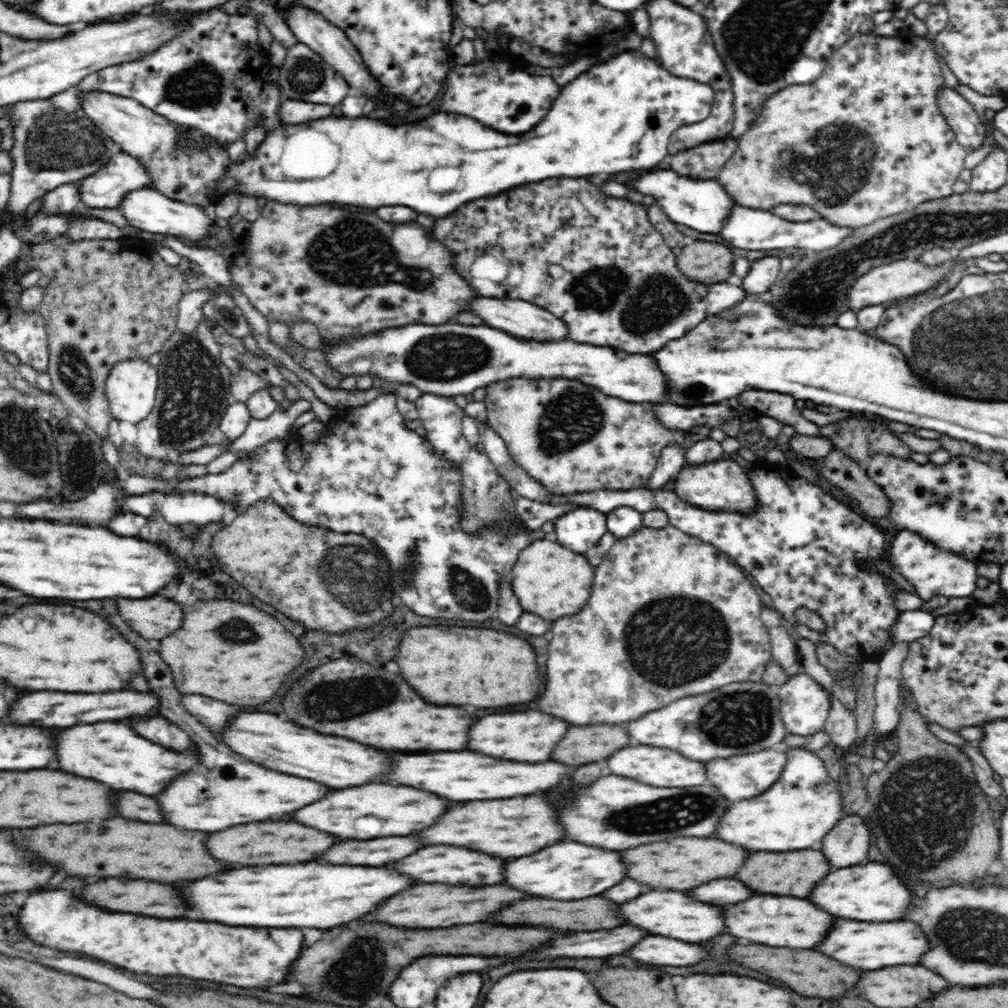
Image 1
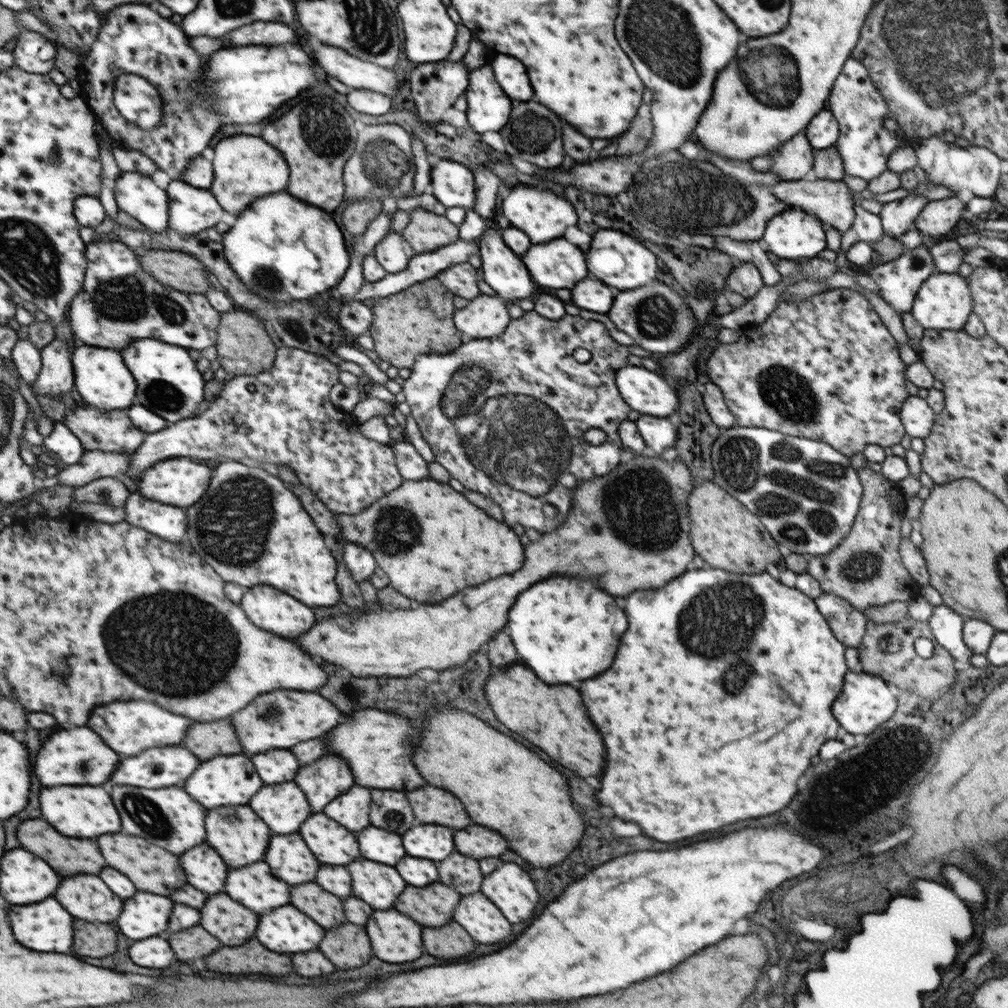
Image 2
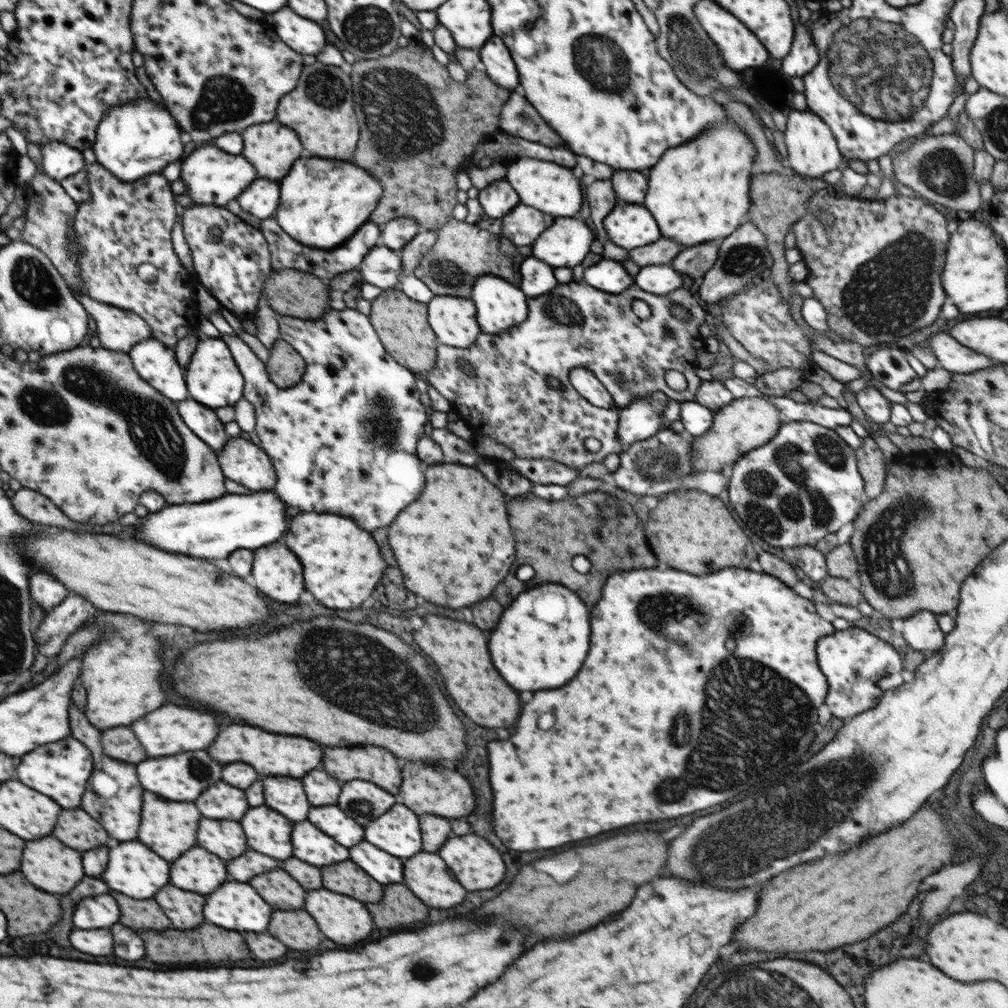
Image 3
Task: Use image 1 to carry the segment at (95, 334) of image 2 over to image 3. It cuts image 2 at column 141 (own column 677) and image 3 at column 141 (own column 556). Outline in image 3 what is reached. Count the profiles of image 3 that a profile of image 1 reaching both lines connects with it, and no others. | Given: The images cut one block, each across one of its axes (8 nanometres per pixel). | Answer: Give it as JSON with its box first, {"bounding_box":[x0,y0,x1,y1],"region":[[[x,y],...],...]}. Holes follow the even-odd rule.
{"bounding_box":[74,163,200,347],"region":[[[99,163],[87,166],[86,172],[88,172],[92,196],[90,201],[79,204],[74,222],[75,234],[78,237],[77,244],[84,250],[84,278],[88,278],[88,282],[84,282],[84,286],[88,286],[86,296],[142,315],[152,326],[154,331],[152,337],[168,344],[168,347],[173,347],[178,344],[178,336],[174,328],[189,324],[188,314],[192,314],[192,310],[197,321],[200,315],[196,314],[194,308],[196,304],[192,302],[194,286],[188,286],[190,274],[186,272],[182,262],[178,262],[178,256],[174,254],[170,242],[170,228],[174,228],[176,224],[176,204],[174,204],[174,194],[170,202],[170,184],[160,174],[143,176],[138,181],[124,182]],[[141,264],[151,264],[156,268],[154,280],[144,282],[140,279],[138,267]]]}

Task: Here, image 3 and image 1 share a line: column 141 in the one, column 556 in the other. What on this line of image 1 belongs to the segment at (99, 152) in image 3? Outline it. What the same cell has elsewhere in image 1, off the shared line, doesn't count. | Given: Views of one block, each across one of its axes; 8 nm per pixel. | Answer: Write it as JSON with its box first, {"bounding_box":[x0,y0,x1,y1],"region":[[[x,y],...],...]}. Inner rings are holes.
{"bounding_box":[218,49,715,220],"region":[[[639,49],[622,51],[609,60],[599,61],[592,65],[574,80],[564,85],[562,94],[558,95],[548,114],[532,130],[520,135],[498,133],[478,122],[478,120],[464,115],[438,112],[432,112],[424,119],[402,126],[389,125],[383,120],[373,120],[363,114],[360,117],[352,118],[330,116],[317,121],[302,123],[302,125],[282,126],[282,129],[277,129],[266,136],[253,156],[249,154],[249,158],[244,162],[240,162],[240,164],[231,162],[231,166],[226,170],[224,176],[218,180],[218,199],[223,199],[229,193],[236,191],[240,196],[254,195],[256,198],[266,197],[267,201],[294,203],[300,206],[314,206],[320,203],[332,203],[333,205],[356,204],[356,206],[370,206],[370,208],[402,205],[410,206],[418,214],[432,215],[436,220],[449,215],[451,211],[463,206],[464,203],[501,194],[506,190],[514,189],[516,186],[533,185],[534,182],[548,181],[550,178],[582,178],[594,176],[594,174],[608,174],[610,176],[610,174],[618,174],[618,172],[646,170],[646,168],[655,170],[657,165],[661,164],[664,158],[669,155],[670,136],[674,134],[674,131],[682,128],[682,126],[709,120],[715,99],[714,89],[709,84],[689,78],[676,78],[676,82],[670,82],[672,78],[674,78],[674,75],[672,76],[668,70],[662,67],[657,58],[651,59]]]}

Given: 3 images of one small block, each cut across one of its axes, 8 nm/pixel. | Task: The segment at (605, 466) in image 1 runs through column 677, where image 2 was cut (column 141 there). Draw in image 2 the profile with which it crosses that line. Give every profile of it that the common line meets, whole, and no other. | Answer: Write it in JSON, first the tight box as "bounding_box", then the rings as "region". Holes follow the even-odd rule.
{"bounding_box":[64,402,146,454],"region":[[[86,402],[84,406],[77,406],[74,410],[66,409],[64,416],[64,426],[68,428],[80,439],[85,451],[100,450],[102,452],[128,452],[132,454],[146,440],[146,432],[132,422],[126,410],[104,411],[95,408]]]}

